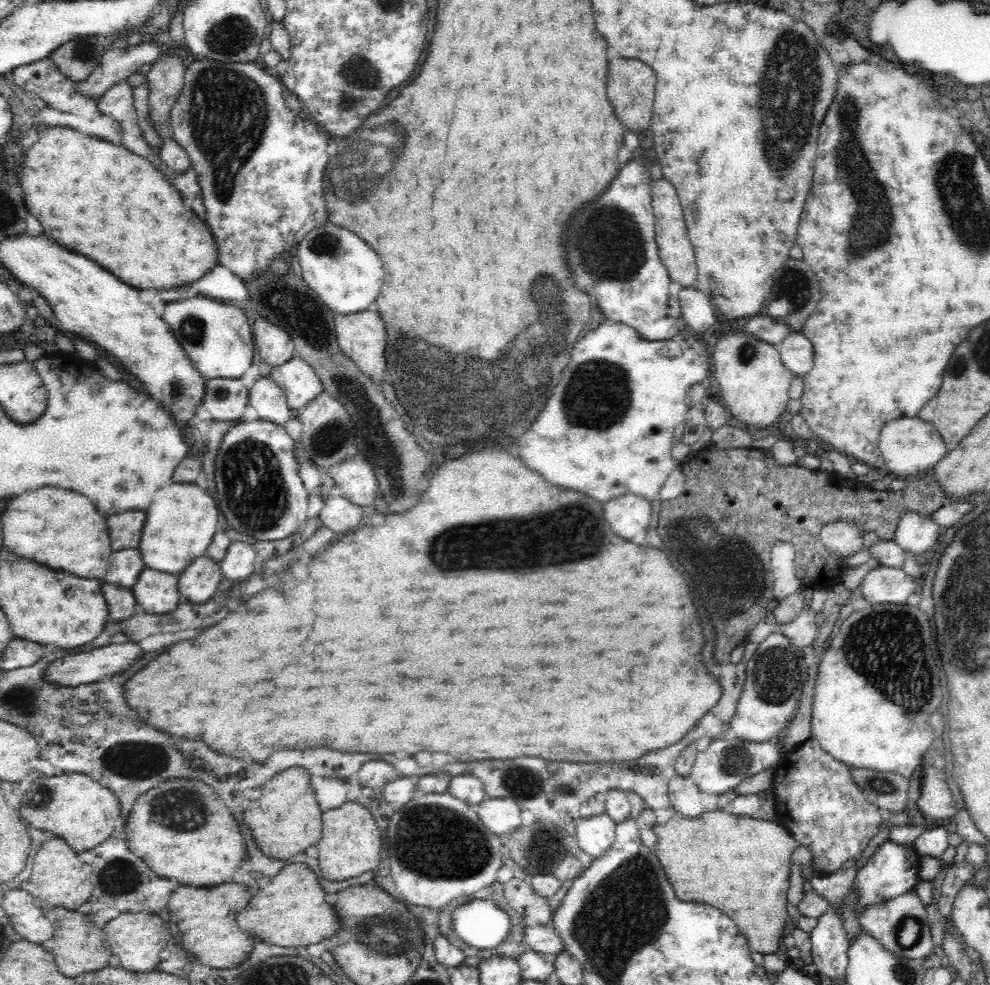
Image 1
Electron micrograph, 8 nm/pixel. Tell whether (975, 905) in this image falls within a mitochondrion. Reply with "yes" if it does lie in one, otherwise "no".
no

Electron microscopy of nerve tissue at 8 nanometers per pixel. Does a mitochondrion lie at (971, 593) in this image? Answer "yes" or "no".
yes

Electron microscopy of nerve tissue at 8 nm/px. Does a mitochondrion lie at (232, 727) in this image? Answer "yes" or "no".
no

